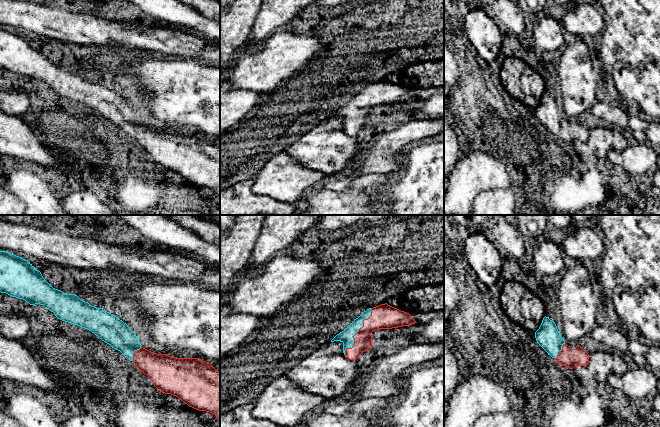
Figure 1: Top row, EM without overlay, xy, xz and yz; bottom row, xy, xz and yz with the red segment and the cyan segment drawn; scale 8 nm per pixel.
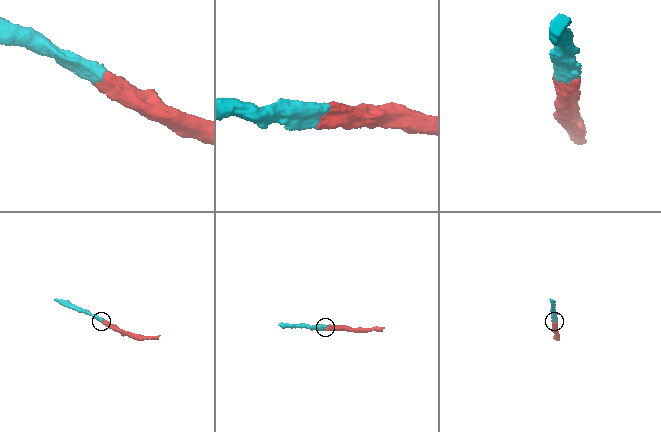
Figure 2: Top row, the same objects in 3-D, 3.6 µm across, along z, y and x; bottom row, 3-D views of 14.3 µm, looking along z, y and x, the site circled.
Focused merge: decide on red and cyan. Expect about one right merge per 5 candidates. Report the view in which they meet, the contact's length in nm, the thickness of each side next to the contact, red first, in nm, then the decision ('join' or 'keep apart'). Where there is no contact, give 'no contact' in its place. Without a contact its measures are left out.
contact in xz; length 440 nm; calibres 190 and 110 nm; join

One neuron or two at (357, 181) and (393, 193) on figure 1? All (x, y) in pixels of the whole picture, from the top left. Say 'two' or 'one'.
two

